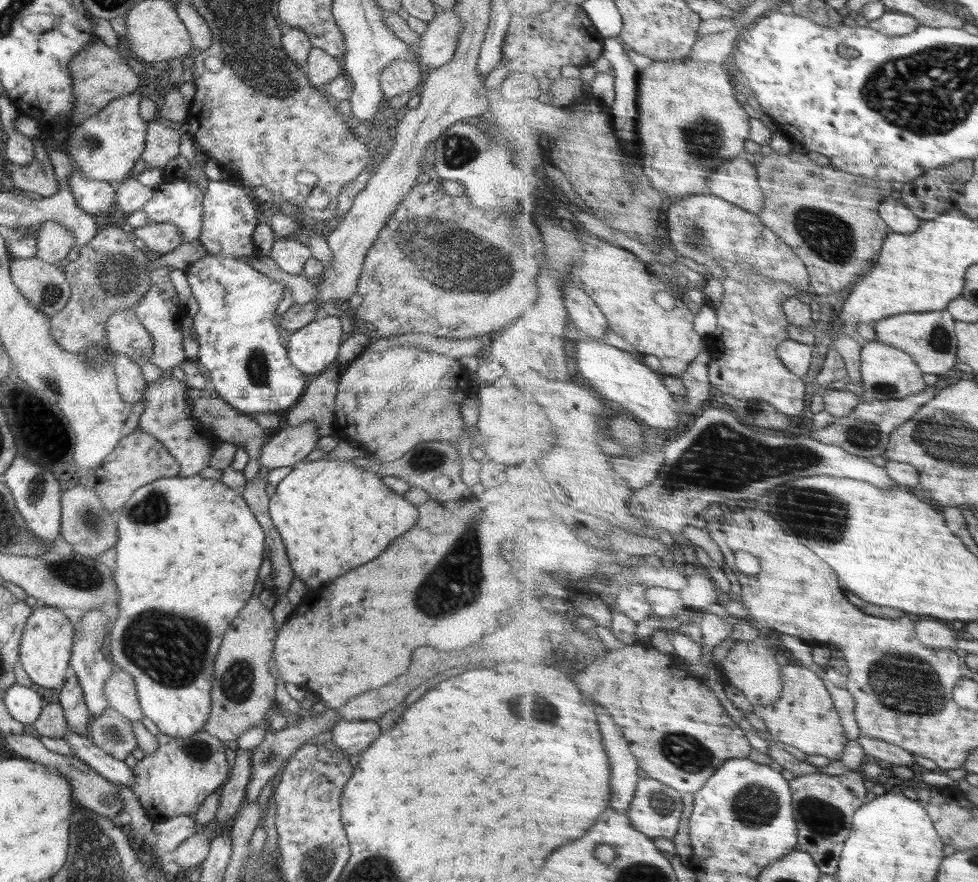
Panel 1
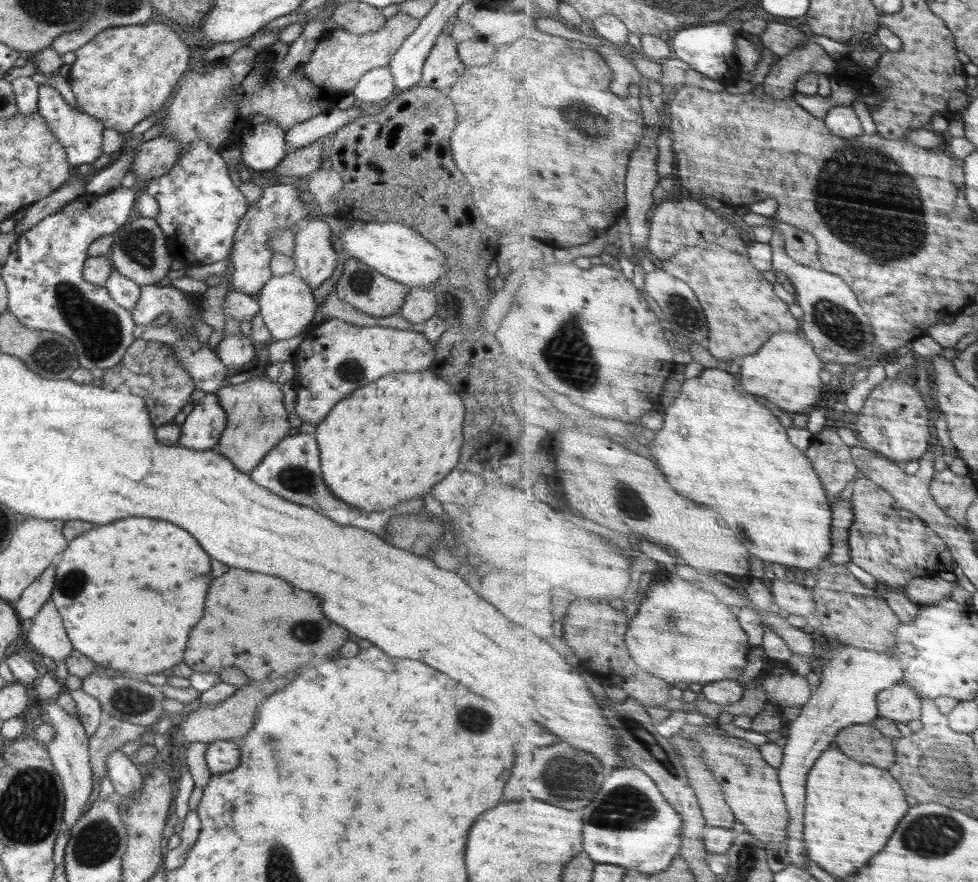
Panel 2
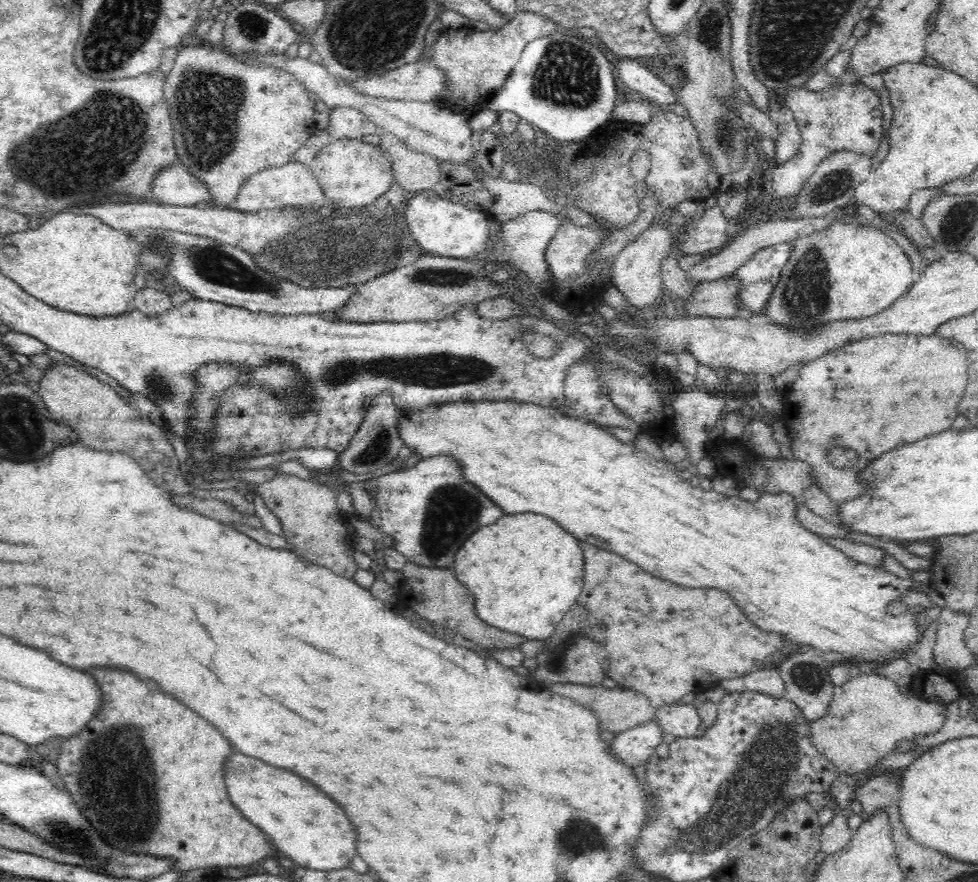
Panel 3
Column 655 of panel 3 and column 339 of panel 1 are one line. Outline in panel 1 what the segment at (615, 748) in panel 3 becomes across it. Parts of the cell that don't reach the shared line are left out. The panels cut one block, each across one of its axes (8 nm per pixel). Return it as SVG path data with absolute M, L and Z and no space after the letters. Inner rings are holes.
M344 720L336 721L332 727L332 741L346 756L362 753L368 744L380 736L380 726L377 721Z

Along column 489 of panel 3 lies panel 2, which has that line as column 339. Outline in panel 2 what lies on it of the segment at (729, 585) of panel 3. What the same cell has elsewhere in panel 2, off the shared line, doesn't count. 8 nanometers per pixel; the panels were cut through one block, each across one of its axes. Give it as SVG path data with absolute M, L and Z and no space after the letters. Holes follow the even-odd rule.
M431 368L424 369L420 372L394 372L384 375L374 382L360 386L354 390L349 397L338 401L334 408L324 417L324 420L318 424L315 437L320 451L320 468L322 471L322 478L324 483L328 485L332 494L337 497L340 496L344 502L352 504L352 507L362 508L362 511L376 512L385 511L390 506L396 506L410 498L420 498L424 496L430 488L434 487L436 483L440 482L452 469L454 469L460 460L460 452L463 439L463 424L464 416L466 414L465 406L460 396L455 392L453 386L444 381L438 373L432 371Z

